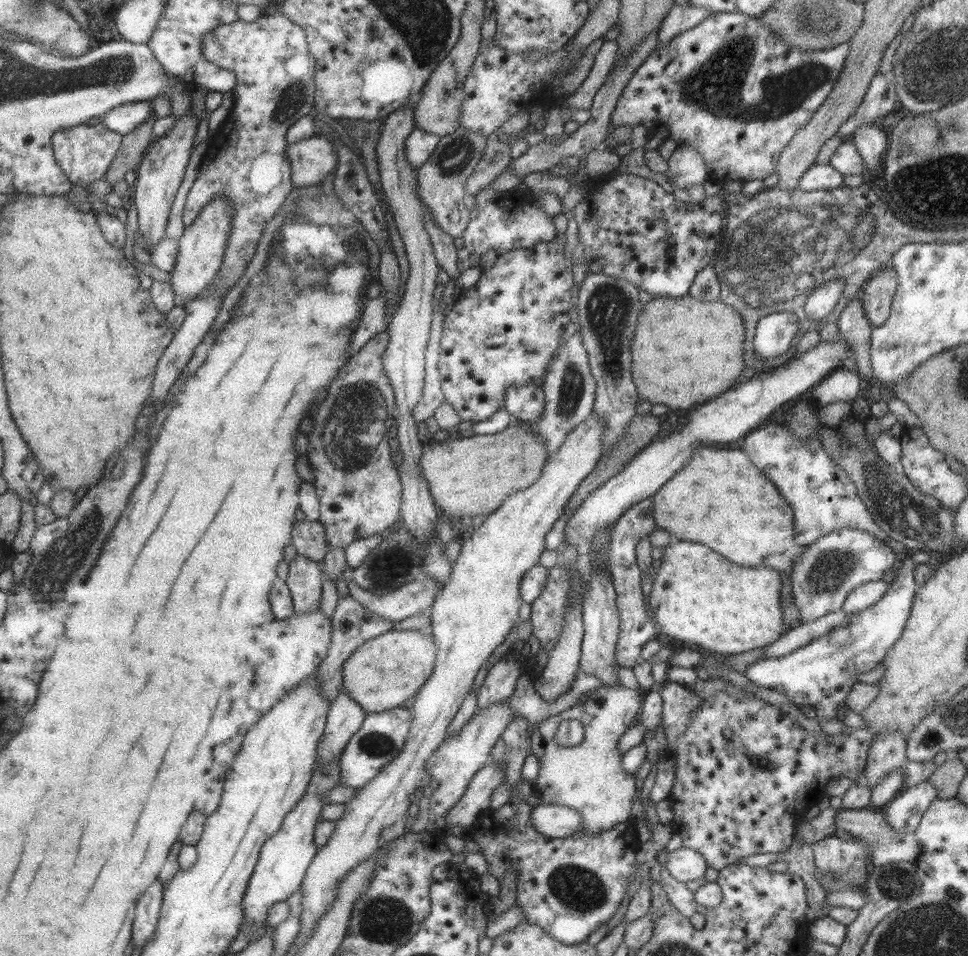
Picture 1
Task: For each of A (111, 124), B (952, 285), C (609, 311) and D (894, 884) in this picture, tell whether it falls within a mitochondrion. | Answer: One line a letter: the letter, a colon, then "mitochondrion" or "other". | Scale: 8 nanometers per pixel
A: other
B: other
C: mitochondrion
D: mitochondrion

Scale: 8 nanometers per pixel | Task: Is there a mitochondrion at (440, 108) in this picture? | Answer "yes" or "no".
no

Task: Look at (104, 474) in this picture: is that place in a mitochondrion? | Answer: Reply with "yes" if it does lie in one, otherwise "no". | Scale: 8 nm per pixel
no

